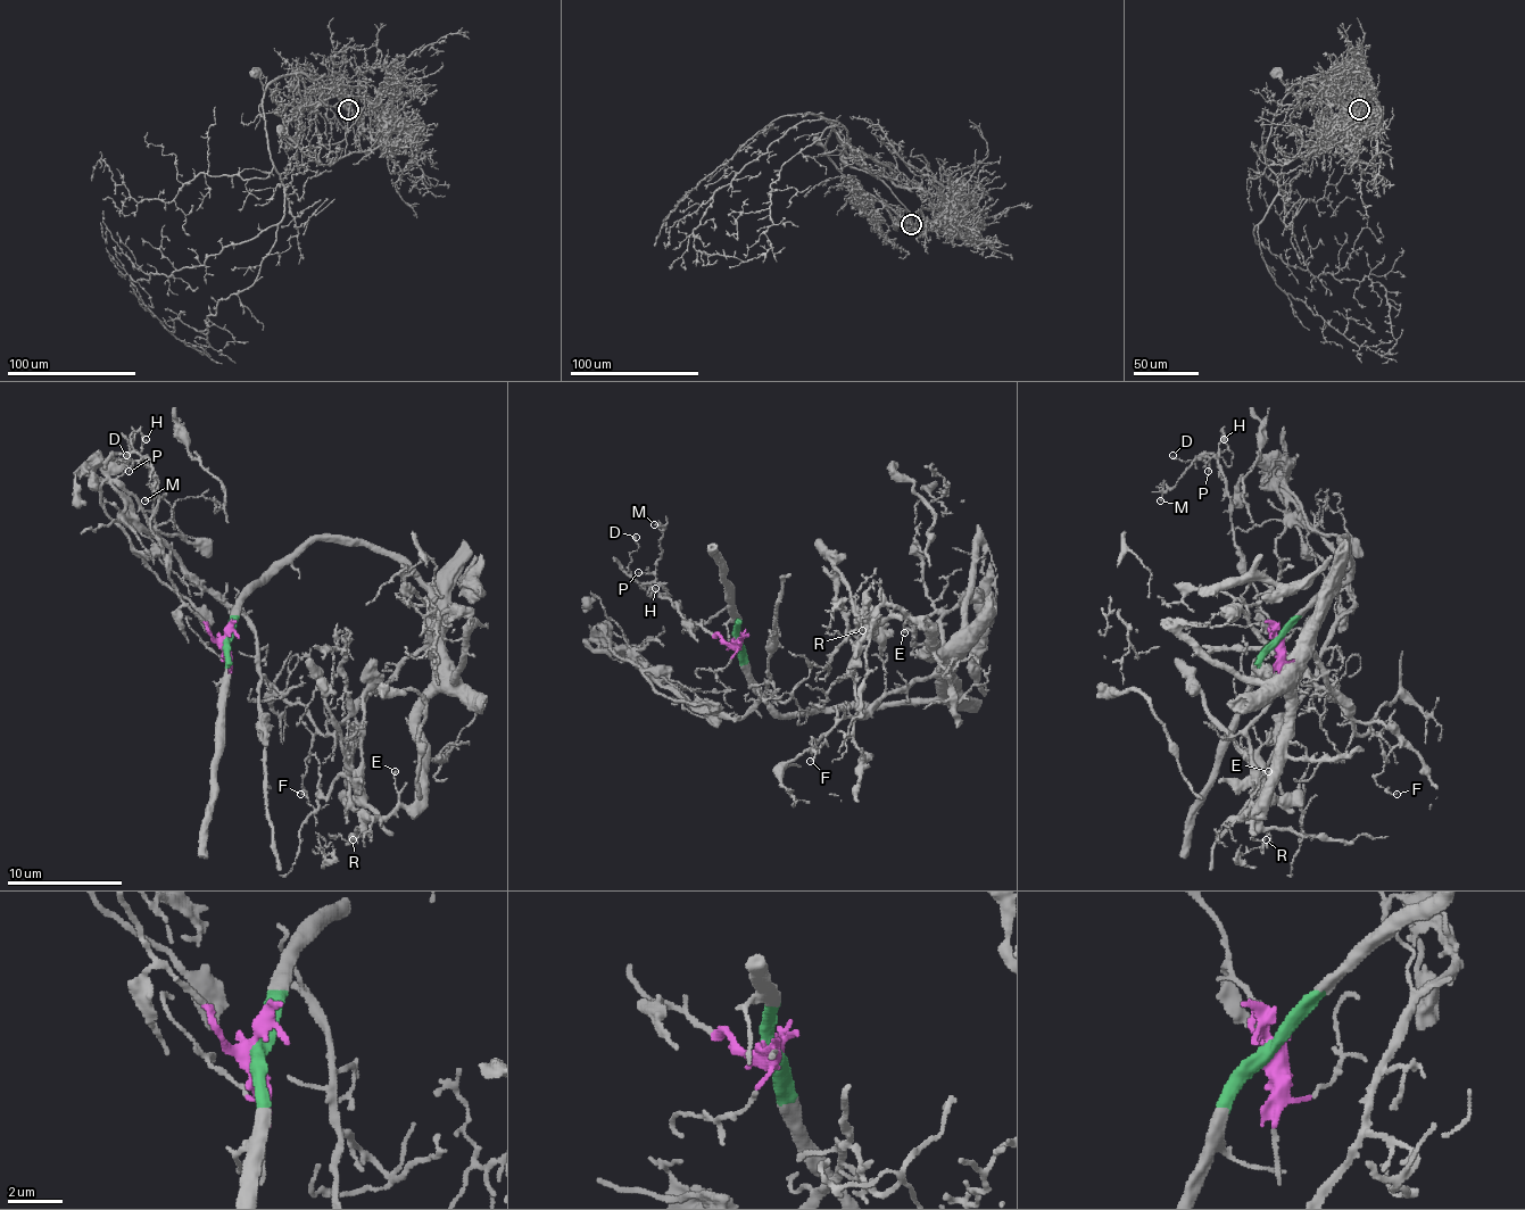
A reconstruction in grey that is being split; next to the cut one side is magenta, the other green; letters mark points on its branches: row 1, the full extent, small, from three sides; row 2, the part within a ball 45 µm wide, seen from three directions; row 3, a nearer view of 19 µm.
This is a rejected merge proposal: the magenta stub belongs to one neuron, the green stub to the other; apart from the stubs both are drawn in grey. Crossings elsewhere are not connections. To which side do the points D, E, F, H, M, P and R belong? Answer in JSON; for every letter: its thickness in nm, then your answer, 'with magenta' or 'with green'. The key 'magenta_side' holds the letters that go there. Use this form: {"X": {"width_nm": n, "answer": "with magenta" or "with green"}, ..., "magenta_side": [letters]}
{"D": {"width_nm": 120, "answer": "with magenta"}, "E": {"width_nm": 130, "answer": "with green"}, "F": {"width_nm": 130, "answer": "with green"}, "H": {"width_nm": 140, "answer": "with magenta"}, "M": {"width_nm": 120, "answer": "with magenta"}, "P": {"width_nm": 120, "answer": "with magenta"}, "R": {"width_nm": 110, "answer": "with green"}, "magenta_side": ["D", "H", "M", "P"]}

